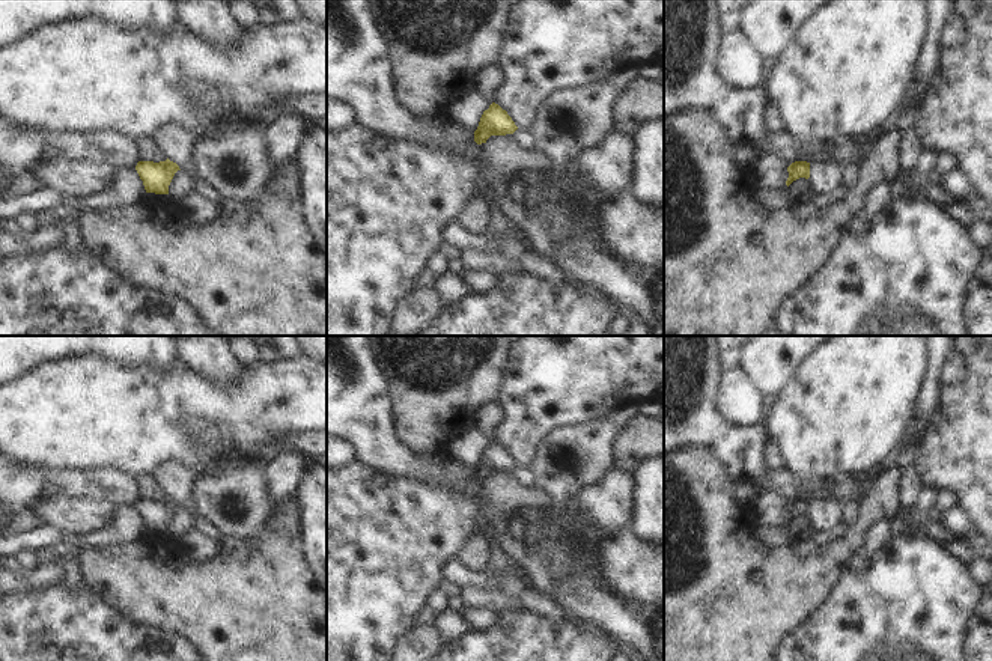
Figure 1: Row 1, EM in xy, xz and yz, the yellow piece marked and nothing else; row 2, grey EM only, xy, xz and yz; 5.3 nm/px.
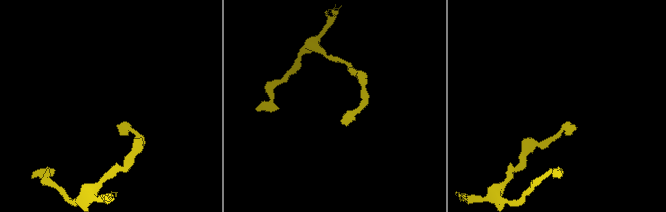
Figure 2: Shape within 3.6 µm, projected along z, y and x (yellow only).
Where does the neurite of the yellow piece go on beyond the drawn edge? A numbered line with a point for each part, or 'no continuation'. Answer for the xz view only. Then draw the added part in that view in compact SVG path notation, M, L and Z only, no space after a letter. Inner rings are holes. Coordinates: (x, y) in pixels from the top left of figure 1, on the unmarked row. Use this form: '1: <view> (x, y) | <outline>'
no continuation

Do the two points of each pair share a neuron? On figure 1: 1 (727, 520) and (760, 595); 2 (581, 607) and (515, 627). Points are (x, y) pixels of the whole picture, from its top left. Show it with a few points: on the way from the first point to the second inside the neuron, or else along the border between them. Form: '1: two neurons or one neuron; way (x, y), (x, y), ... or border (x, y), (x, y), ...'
1: one neuron; way (727, 538), (727, 562), (742, 577)
2: two neurons; border (575, 618), (592, 622), (607, 633)

